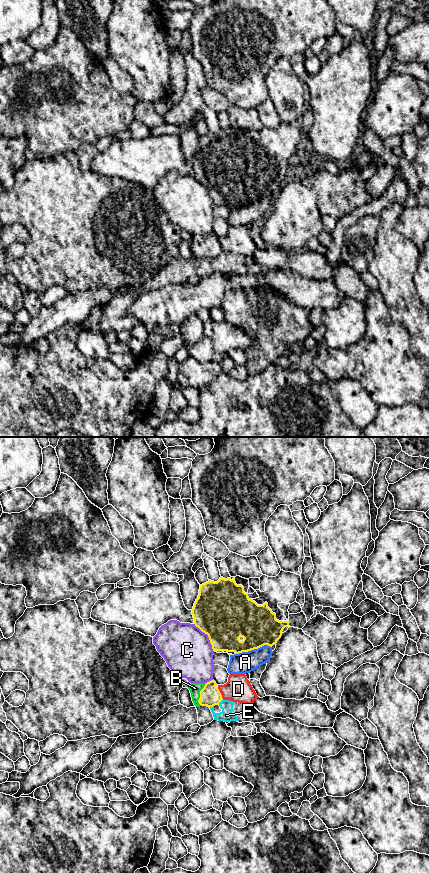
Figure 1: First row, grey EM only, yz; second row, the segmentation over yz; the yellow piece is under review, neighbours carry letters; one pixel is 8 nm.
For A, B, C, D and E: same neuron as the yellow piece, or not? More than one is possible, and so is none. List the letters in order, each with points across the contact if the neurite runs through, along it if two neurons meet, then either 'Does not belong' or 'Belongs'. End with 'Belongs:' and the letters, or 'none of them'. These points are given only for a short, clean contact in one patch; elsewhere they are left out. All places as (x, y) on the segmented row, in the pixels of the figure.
A: Does not belong
B: Path across: yz (210, 695), (200, 695), (195, 688). Belongs
C: Does not belong
D: Does not belong
E: Boundary: yz (222, 699), (218, 704). Does not belong
Belongs: B

